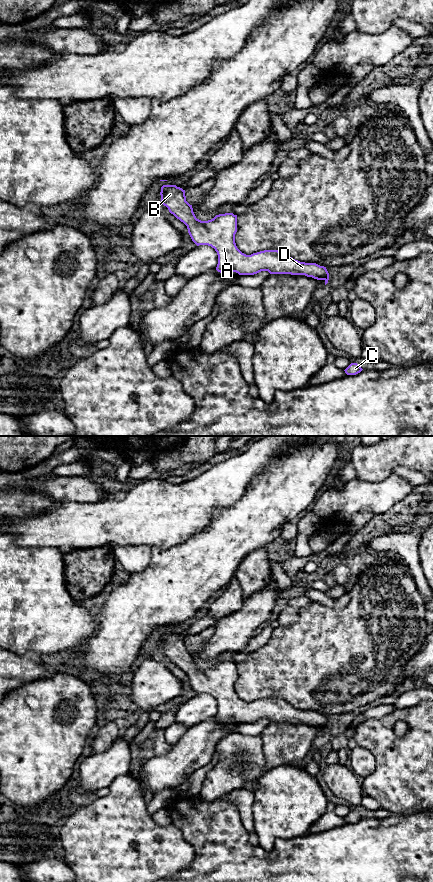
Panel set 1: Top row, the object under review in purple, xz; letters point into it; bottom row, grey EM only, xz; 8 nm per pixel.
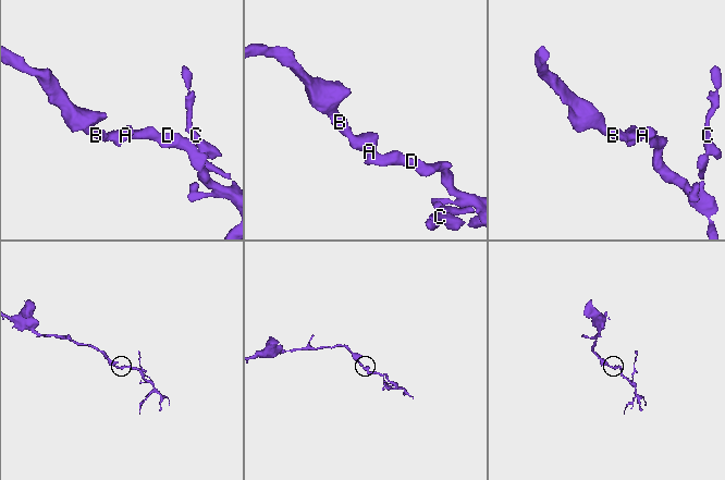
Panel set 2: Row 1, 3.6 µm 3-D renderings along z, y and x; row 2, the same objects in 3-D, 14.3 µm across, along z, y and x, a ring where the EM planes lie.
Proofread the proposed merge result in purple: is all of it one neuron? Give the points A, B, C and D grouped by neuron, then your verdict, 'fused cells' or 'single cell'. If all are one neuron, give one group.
groups A B C D; single cell

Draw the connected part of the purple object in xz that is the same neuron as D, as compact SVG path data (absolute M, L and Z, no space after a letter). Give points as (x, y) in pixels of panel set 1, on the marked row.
M163 185L161 187L161 204L166 206L171 214L183 222L188 229L192 241L197 245L208 245L215 249L218 255L216 270L222 274L236 272L239 275L254 275L261 271L270 274L305 275L317 280L324 280L325 285L329 280L329 273L324 266L316 263L305 263L293 259L286 253L278 250L264 250L251 255L242 253L236 246L235 234L237 232L237 215L225 213L216 215L208 221L196 218L192 205L186 201L185 190L176 185Z

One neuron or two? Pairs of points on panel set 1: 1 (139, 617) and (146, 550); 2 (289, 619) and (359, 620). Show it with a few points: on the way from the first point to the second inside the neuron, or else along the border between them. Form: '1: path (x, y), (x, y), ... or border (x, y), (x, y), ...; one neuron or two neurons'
1: border (150, 546), (151, 562), (144, 569), (129, 574); two neurons
2: border (299, 608), (297, 618), (291, 624), (279, 626); two neurons

